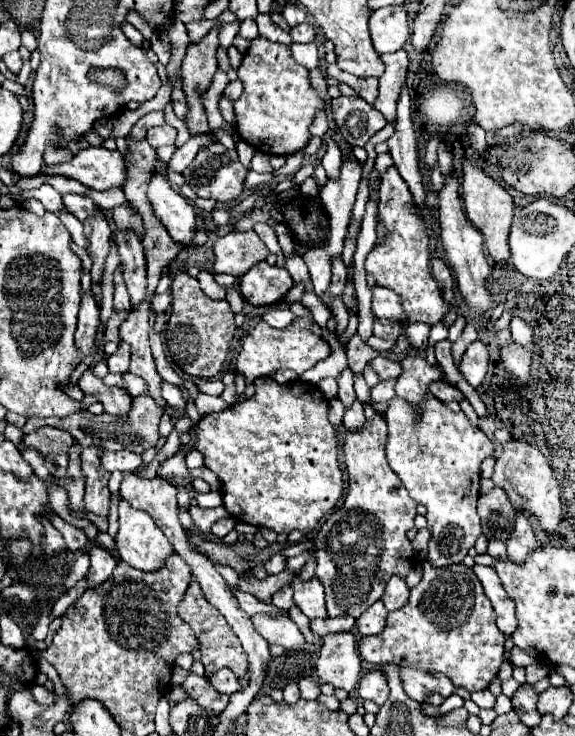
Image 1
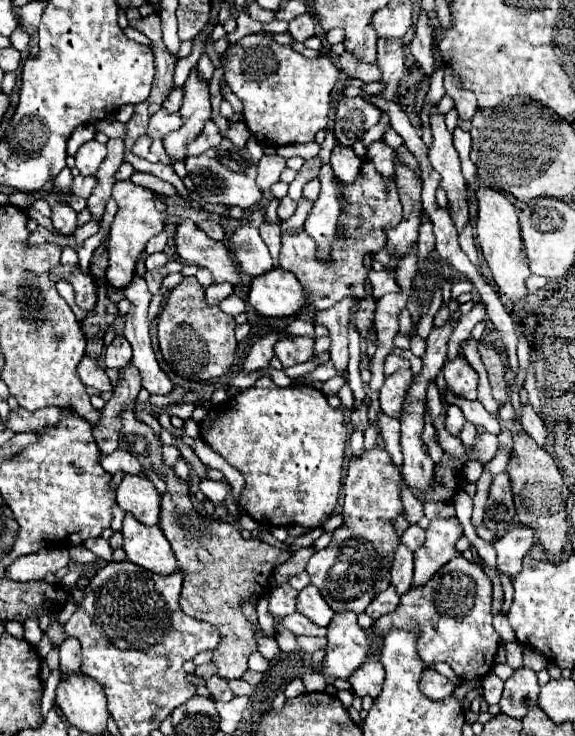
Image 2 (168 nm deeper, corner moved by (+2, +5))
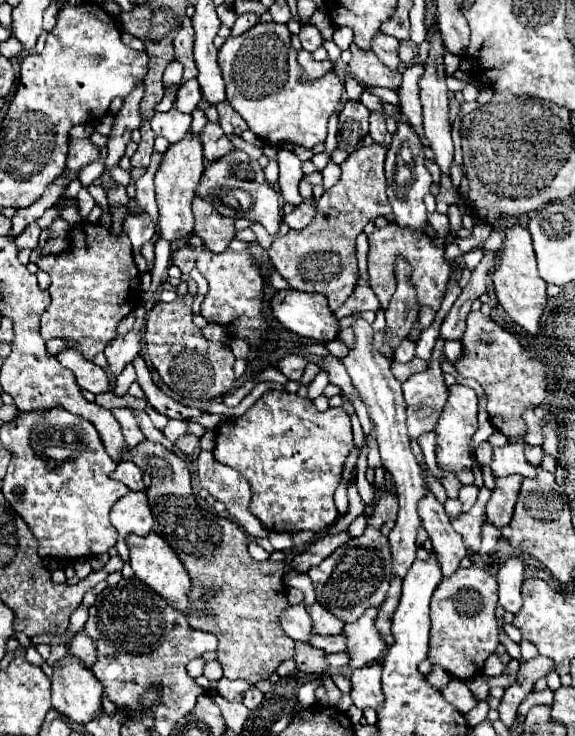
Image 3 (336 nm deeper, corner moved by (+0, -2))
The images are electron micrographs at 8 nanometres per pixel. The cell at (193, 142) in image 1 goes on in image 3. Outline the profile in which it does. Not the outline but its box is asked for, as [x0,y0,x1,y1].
[200,122,236,160]

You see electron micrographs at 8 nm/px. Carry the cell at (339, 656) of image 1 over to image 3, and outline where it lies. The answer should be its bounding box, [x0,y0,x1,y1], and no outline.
[344,606,386,668]

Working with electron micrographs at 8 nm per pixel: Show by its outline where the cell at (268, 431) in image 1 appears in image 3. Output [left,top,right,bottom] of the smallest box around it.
[212,390,352,534]

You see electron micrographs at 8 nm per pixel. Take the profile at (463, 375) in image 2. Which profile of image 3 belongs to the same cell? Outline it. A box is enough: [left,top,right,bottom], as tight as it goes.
[434,384,478,472]

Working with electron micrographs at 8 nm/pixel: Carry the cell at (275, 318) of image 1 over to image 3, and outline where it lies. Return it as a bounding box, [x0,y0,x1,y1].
[324,356,372,436]

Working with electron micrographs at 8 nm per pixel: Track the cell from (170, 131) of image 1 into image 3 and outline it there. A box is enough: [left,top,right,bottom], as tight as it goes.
[150,108,192,144]

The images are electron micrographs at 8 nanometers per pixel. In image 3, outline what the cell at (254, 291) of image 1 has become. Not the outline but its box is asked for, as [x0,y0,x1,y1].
[272,290,340,344]

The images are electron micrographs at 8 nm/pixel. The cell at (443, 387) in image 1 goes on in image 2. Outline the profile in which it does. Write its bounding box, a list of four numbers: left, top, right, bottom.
[446,391,500,435]

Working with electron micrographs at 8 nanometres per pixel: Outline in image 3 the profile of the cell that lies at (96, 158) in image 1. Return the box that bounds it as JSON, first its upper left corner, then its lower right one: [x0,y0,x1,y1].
[66,138,100,170]

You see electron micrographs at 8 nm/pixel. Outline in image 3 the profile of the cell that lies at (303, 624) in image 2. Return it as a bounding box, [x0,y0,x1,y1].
[310,634,346,652]

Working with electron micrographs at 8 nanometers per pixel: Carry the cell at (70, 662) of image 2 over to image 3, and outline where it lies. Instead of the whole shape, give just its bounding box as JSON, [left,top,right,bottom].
[68,630,96,668]

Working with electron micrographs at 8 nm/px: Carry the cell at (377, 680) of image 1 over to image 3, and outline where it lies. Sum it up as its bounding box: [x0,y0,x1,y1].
[352,664,382,708]

